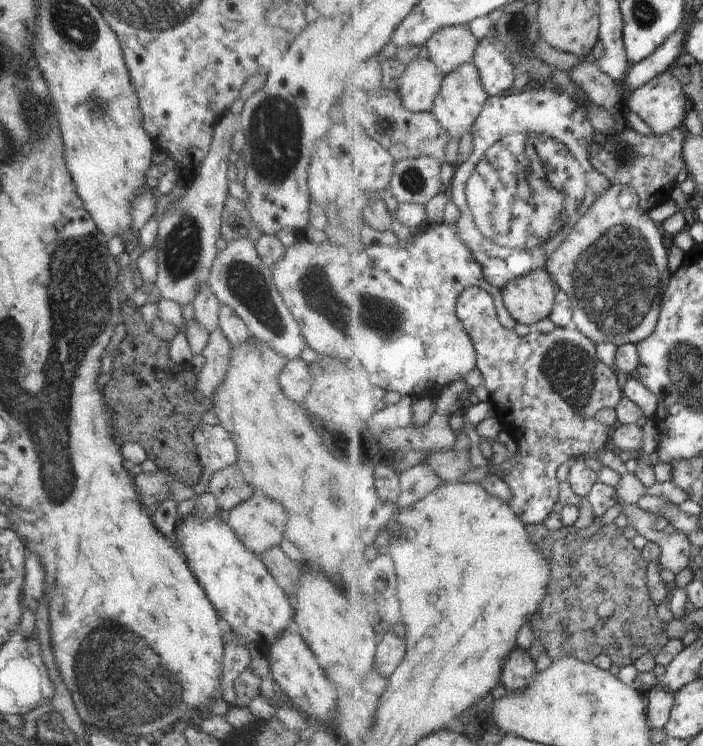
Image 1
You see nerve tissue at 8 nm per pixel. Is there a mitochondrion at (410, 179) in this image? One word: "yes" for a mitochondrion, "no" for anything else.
yes

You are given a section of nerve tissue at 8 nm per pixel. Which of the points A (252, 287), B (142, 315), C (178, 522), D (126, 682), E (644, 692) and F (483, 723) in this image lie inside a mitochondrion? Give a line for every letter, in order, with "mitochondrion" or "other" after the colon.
A: mitochondrion
B: other
C: other
D: mitochondrion
E: other
F: other

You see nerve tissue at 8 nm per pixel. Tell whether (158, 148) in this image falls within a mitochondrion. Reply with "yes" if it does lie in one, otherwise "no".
no

